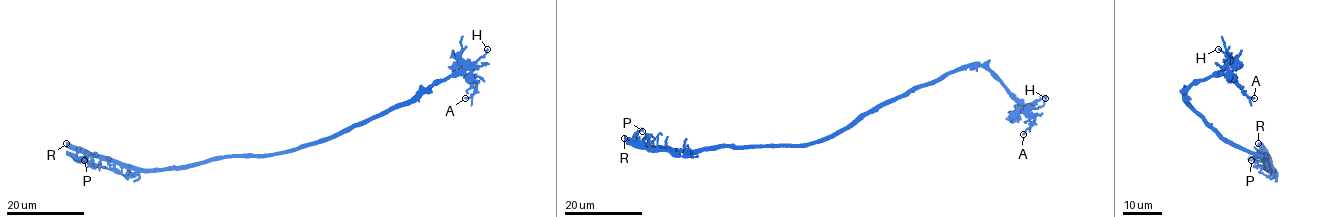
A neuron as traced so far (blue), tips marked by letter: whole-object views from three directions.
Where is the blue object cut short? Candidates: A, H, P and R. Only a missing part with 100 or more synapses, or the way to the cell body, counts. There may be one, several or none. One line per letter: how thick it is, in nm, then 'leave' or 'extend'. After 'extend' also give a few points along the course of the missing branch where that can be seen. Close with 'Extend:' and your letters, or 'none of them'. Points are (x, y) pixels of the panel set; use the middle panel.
A: calibre 130 nm; leave
H: calibre 160 nm; leave
P: calibre 130 nm; leave
R: calibre 550 nm; leave
Extend: none of them

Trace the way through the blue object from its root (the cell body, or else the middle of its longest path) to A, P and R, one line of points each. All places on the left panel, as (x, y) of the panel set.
A: (304, 147), (407, 103), (433, 84), (469, 69), (476, 90), (471, 97), (465, 98)
P: (304, 147), (271, 155), (217, 157), (182, 166), (154, 169), (123, 167), (79, 151), (76, 157), (84, 160)
R: (304, 147), (271, 155), (217, 157), (182, 166), (141, 169), (123, 167), (88, 156), (66, 143)

